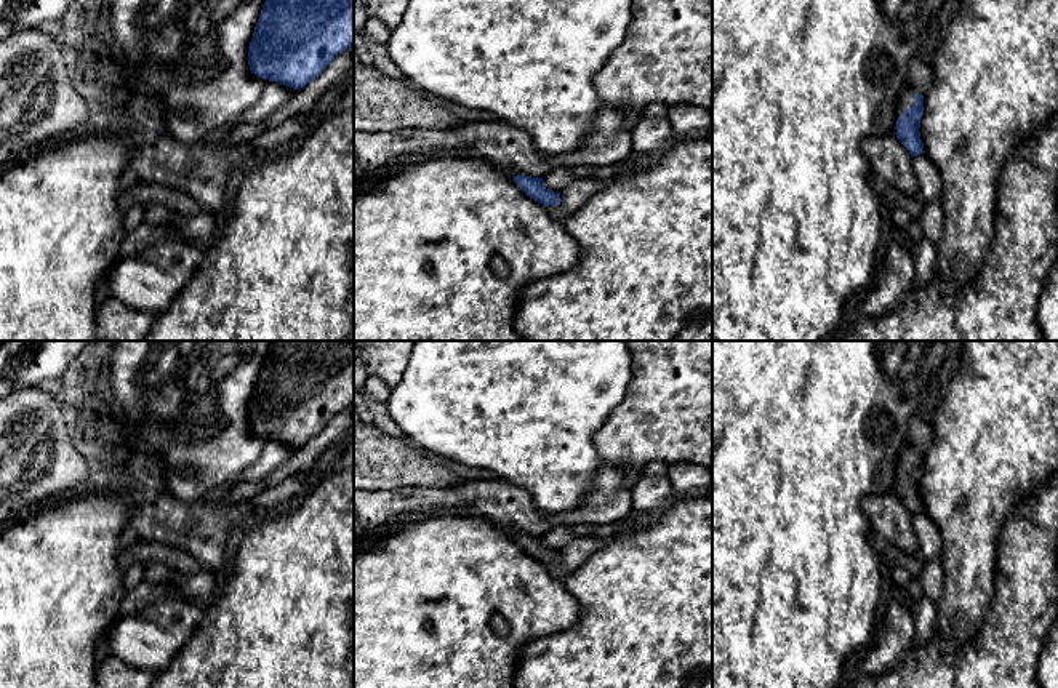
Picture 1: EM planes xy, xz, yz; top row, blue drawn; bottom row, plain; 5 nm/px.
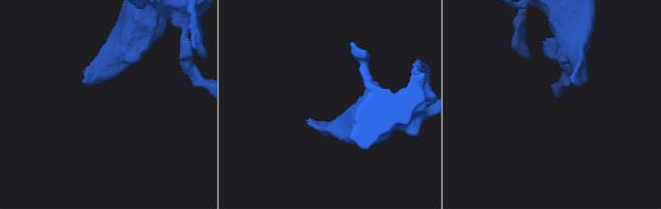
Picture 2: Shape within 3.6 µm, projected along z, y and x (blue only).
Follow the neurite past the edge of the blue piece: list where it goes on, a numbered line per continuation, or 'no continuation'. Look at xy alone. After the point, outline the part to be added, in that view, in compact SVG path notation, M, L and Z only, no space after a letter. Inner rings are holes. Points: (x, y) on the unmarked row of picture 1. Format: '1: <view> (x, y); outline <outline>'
1: xy (136, 471); outline M136 450L118 470L126 488L139 502L152 502L163 491L154 478L150 456L146 450Z

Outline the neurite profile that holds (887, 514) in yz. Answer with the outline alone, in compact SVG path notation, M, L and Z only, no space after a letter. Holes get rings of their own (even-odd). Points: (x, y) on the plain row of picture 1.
M896 493L869 494L861 502L869 522L888 544L903 554L916 555L919 544L912 530L912 514L901 502Z

